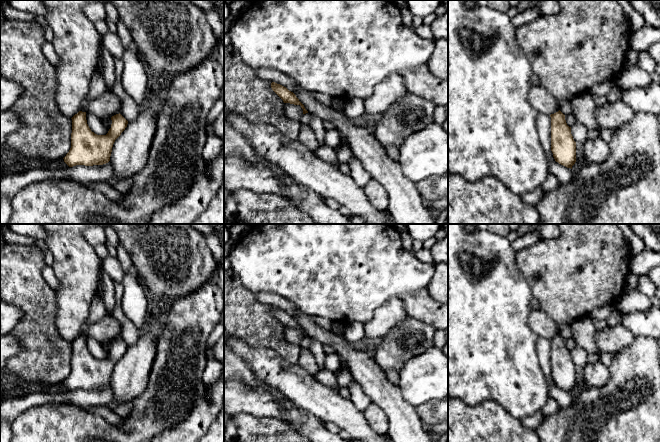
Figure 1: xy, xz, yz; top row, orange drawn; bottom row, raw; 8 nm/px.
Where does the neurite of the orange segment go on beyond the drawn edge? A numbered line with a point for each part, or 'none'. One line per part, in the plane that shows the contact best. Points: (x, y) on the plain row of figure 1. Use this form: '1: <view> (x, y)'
none

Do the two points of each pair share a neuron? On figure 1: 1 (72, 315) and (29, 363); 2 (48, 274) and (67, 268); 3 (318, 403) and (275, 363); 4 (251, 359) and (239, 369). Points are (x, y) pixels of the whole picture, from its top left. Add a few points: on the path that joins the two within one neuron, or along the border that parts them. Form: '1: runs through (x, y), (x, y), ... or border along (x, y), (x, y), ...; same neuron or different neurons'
1: border along (56, 308), (56, 330), (70, 342); different neurons
2: border along (51, 266), (58, 281), (58, 288), (55, 291); different neurons
3: runs through (305, 391), (293, 381), (279, 375); same neuron
4: border along (234, 350), (262, 381); different neurons

